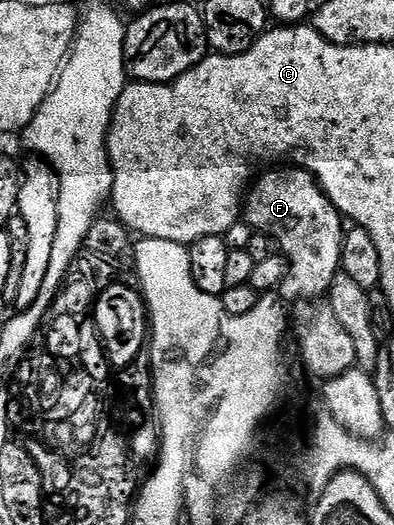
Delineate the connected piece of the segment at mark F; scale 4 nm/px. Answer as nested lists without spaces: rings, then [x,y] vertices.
[[[305,167],[293,168],[297,169],[273,169],[270,173],[263,174],[254,185],[252,182],[243,201],[243,221],[250,229],[258,233],[268,233],[276,244],[277,241],[281,244],[280,252],[283,254],[288,272],[291,274],[287,285],[290,285],[295,292],[302,293],[305,299],[321,299],[328,294],[332,281],[337,278],[341,268],[343,218],[333,206],[333,201],[317,184],[317,179],[312,172]]]

